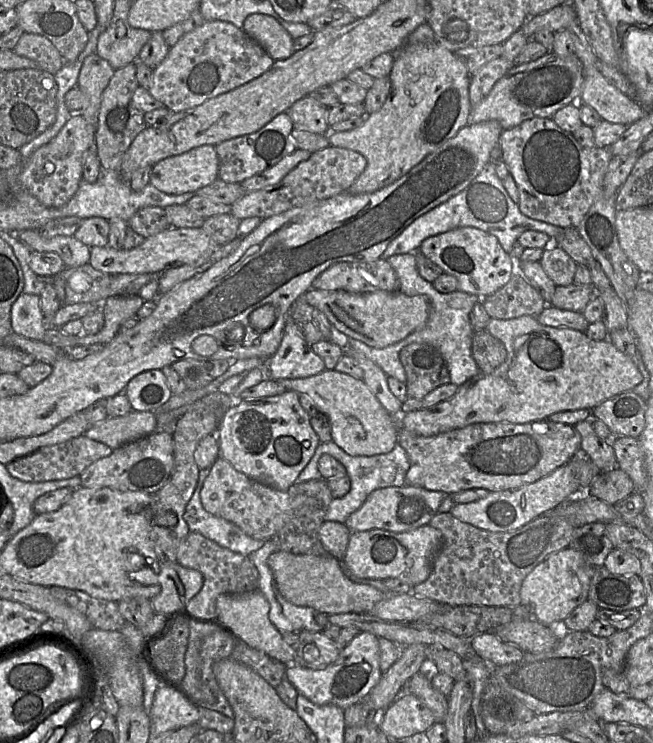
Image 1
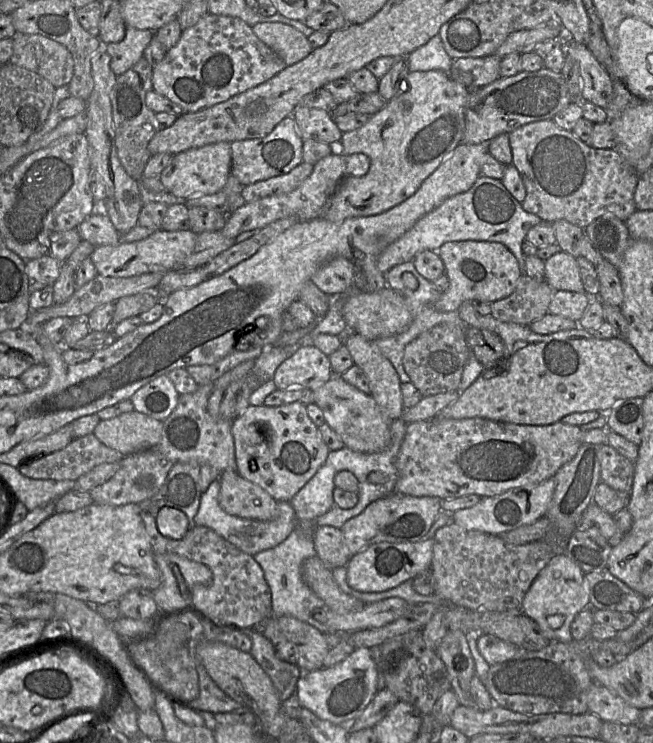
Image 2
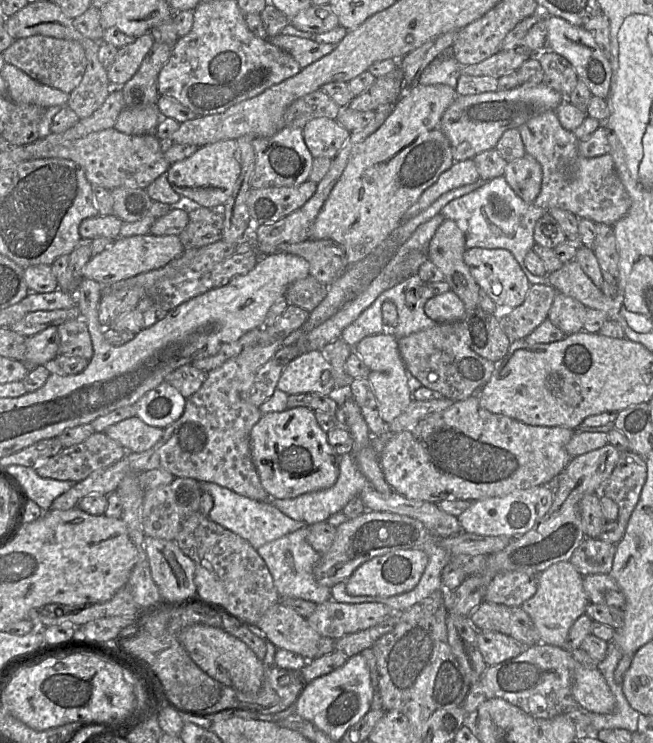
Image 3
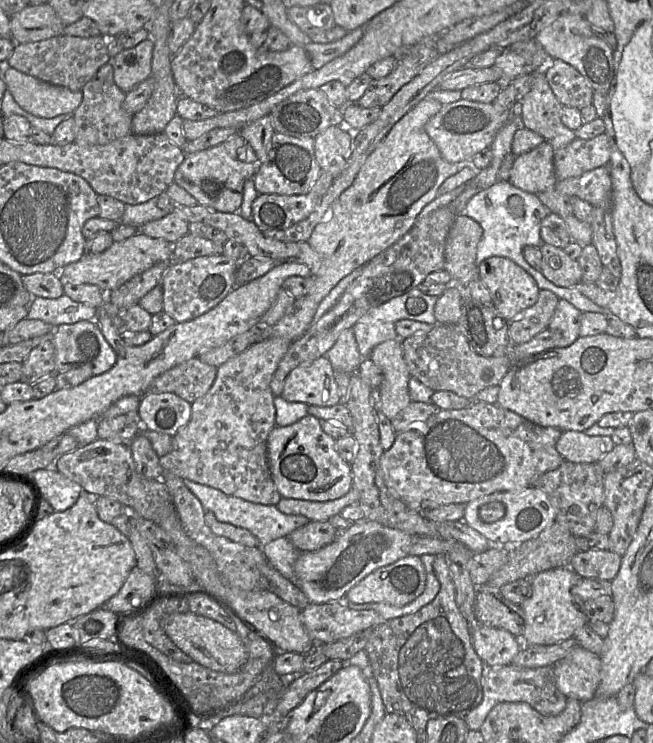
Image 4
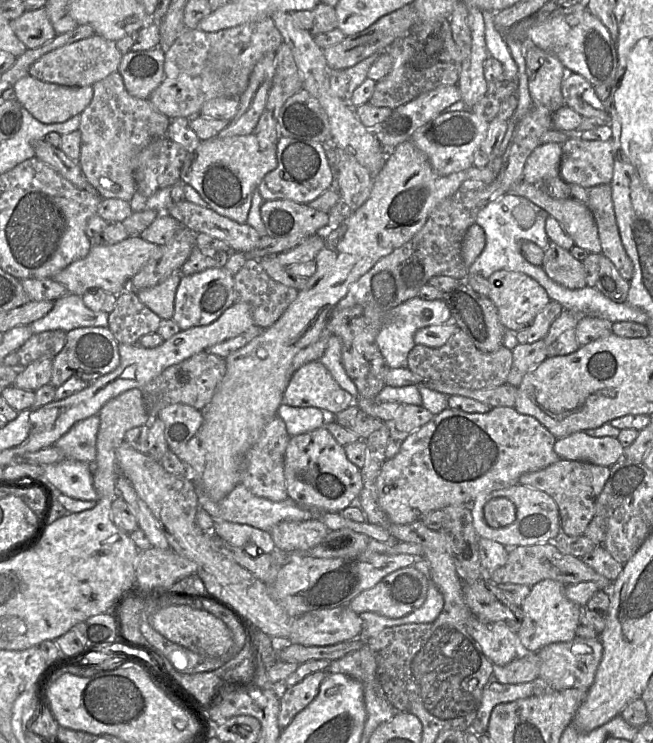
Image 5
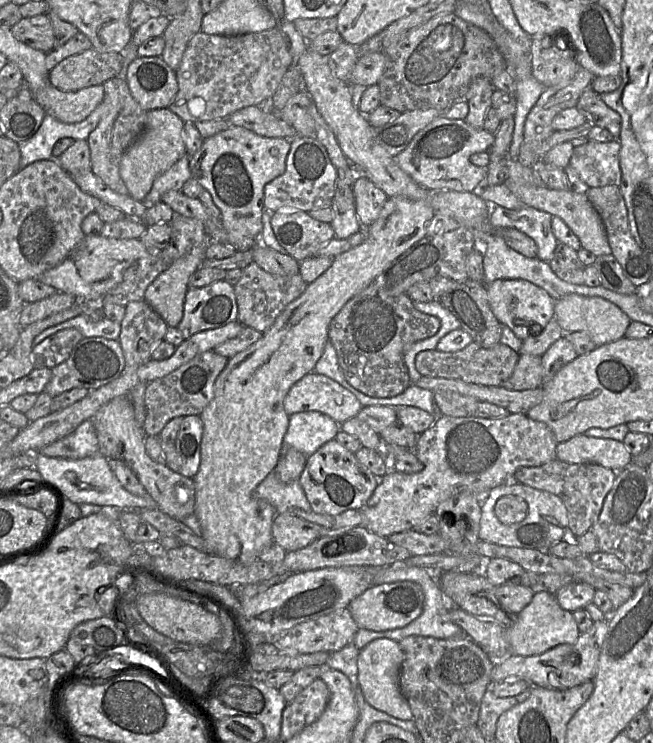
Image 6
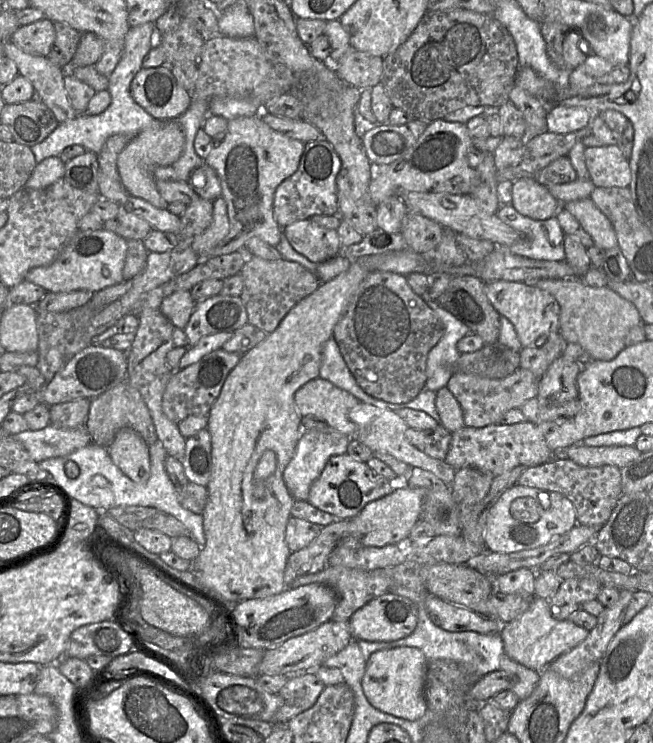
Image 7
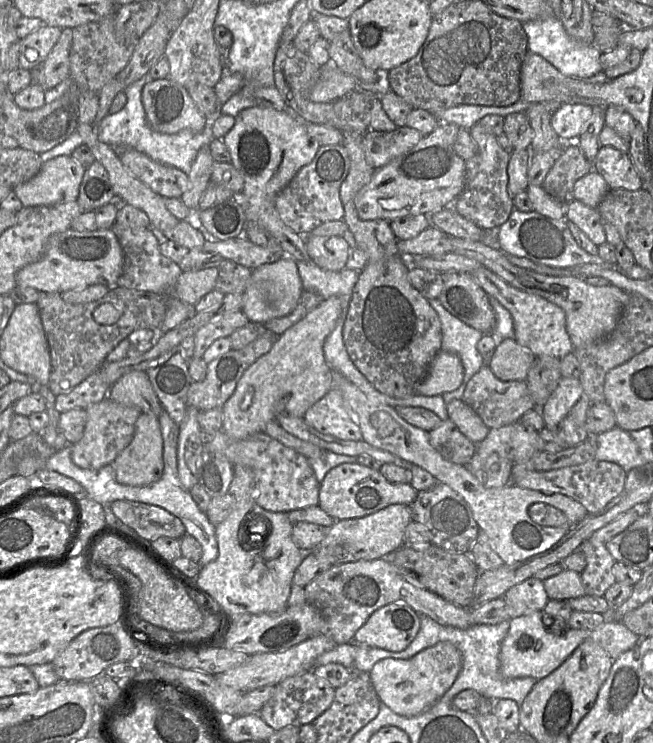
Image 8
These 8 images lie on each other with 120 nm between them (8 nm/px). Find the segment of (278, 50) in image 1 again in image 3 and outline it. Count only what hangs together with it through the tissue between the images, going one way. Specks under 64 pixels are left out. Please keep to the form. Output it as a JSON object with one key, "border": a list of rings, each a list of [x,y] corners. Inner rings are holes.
{"border":[[[283,33],[270,38],[269,41],[293,56],[301,68],[331,53],[336,47],[336,44],[319,44],[311,39]]]}

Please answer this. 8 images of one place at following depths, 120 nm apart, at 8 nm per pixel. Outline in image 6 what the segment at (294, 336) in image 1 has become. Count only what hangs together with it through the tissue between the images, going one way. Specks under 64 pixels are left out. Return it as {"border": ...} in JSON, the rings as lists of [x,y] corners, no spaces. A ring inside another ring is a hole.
{"border":[[[312,371],[298,380],[284,400],[287,414],[318,411],[341,425],[356,417],[362,405],[356,396],[333,379]]]}

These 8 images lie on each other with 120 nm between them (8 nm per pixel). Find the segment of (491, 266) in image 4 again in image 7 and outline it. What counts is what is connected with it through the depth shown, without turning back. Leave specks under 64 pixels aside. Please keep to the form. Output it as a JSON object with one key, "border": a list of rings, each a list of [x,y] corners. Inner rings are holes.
{"border":[[[523,282],[486,283],[485,293],[492,306],[514,326],[523,348],[541,346],[550,334],[559,332],[560,306],[548,292]]]}

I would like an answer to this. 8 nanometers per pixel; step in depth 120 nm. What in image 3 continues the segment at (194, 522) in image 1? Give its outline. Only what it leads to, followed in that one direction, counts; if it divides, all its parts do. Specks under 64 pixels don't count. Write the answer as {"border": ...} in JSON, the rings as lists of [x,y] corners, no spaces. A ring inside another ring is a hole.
{"border":[[[199,481],[199,486],[202,492],[209,493],[213,499],[213,507],[207,517],[248,541],[256,550],[306,526],[303,521],[282,513],[270,501],[253,500],[212,482]]]}

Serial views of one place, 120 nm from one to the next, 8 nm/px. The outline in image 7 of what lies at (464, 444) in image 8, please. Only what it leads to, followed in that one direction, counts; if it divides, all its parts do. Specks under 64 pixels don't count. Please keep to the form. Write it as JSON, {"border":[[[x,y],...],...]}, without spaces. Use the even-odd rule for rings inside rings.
{"border":[[[440,423],[433,429],[417,430],[409,427],[405,432],[410,444],[424,454],[442,461],[449,450],[451,435]]]}

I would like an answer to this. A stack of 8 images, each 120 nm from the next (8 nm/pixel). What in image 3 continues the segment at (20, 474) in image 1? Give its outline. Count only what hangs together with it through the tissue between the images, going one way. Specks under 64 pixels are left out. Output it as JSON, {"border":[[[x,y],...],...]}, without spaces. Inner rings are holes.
{"border":[[[104,432],[93,433],[83,442],[62,449],[57,455],[39,464],[36,472],[43,478],[74,483],[107,468],[127,454],[126,449]]]}

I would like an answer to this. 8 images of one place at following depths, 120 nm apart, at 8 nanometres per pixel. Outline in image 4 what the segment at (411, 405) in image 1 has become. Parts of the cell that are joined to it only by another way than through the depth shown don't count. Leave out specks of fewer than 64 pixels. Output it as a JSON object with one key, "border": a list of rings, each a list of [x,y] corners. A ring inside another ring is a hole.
{"border":[[[436,324],[424,333],[415,333],[401,341],[409,374],[436,391],[449,391],[467,399],[475,399],[485,388],[498,386],[510,368],[508,354],[484,357],[469,345],[459,324]]]}

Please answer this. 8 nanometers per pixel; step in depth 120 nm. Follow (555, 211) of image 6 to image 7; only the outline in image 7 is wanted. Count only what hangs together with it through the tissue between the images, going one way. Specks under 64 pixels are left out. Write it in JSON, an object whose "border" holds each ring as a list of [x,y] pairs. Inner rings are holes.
{"border":[[[590,198],[561,203],[591,236],[594,246],[609,250],[618,246],[617,237],[610,220],[597,208]]]}

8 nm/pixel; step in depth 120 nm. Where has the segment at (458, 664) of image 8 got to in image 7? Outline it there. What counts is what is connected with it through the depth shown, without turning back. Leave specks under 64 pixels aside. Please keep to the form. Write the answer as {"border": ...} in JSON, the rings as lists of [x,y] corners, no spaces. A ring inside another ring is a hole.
{"border":[[[397,647],[379,650],[366,661],[361,686],[368,702],[376,709],[395,717],[414,721],[421,718],[427,709],[424,683],[428,660],[417,648]]]}

